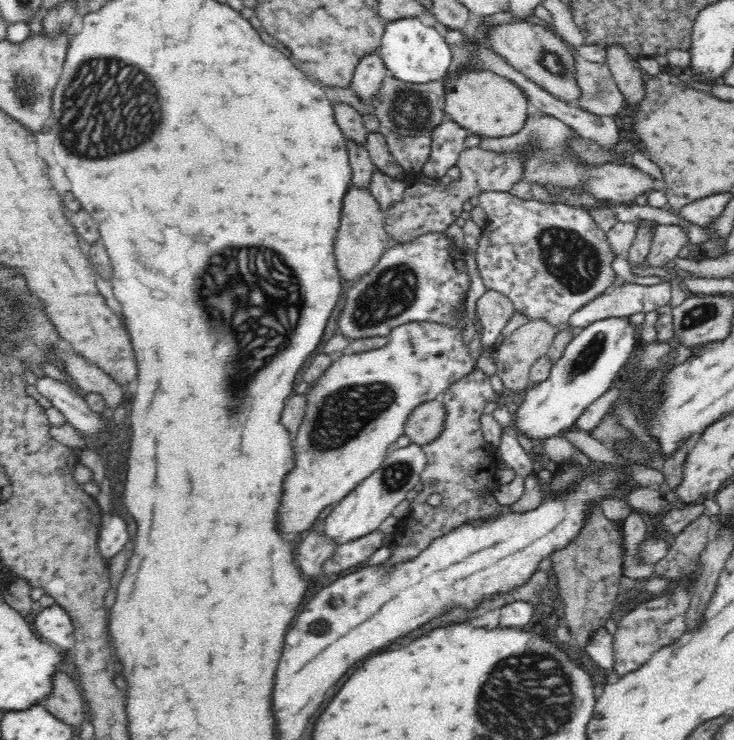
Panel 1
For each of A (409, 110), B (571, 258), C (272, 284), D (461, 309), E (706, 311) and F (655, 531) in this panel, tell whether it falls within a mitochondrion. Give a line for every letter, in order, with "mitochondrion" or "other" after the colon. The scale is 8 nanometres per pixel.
A: mitochondrion
B: mitochondrion
C: mitochondrion
D: other
E: mitochondrion
F: other

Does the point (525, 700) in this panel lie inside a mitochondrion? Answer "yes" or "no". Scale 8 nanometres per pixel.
yes

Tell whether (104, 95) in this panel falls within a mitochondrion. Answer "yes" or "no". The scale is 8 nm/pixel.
yes

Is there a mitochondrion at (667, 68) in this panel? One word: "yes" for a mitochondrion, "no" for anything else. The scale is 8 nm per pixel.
no

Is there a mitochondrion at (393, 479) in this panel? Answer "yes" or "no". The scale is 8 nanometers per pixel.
yes

